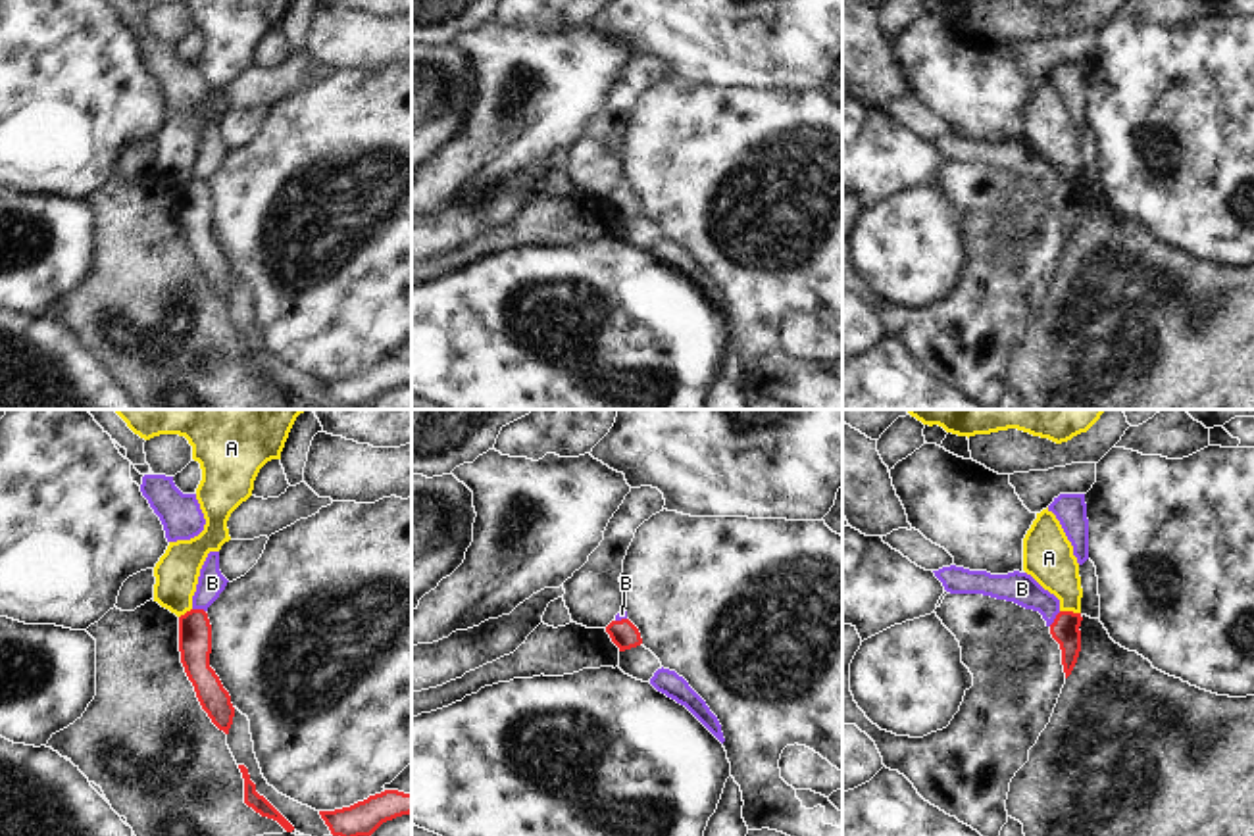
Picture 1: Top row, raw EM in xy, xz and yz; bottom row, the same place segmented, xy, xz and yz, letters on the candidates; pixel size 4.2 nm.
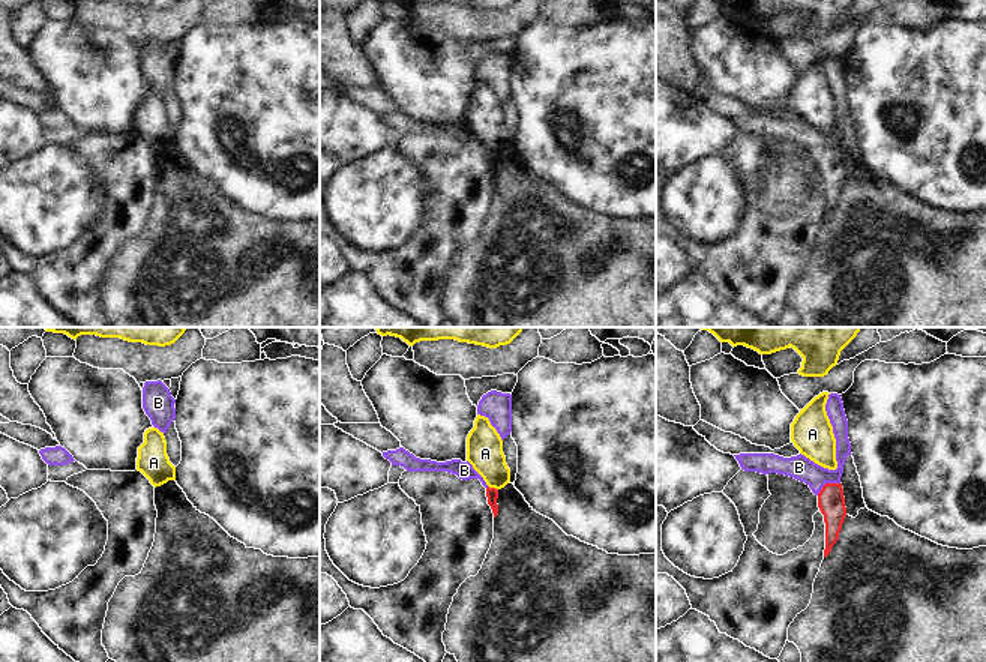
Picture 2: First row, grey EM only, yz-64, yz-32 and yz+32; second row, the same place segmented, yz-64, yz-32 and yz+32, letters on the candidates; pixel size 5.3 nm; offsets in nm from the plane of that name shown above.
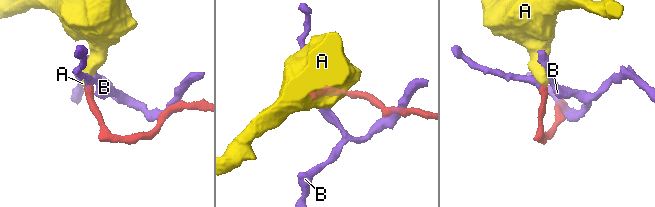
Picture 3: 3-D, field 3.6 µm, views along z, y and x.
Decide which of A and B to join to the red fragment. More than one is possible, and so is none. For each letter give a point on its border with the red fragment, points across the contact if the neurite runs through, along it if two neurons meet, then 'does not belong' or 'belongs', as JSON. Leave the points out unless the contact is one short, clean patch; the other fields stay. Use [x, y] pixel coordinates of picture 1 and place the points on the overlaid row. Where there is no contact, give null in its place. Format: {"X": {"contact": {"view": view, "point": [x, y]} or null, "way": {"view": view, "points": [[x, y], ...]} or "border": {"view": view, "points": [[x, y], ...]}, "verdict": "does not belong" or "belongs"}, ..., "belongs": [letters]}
{"A": {"contact": {"view": "yz", "point": [1070, 612]}, "border": {"view": "yz", "points": [[1060, 610], [1079, 614]]}, "verdict": "does not belong"}, "B": {"contact": {"view": "yz", "point": [1054, 619]}, "verdict": "does not belong"}, "belongs": []}

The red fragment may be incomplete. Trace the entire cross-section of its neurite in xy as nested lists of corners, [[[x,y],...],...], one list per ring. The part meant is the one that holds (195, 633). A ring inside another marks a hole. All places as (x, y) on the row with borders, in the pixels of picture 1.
[[[190,609],[179,617],[179,652],[202,709],[219,730],[229,734],[235,707],[229,692],[210,667],[212,625],[204,609]]]

